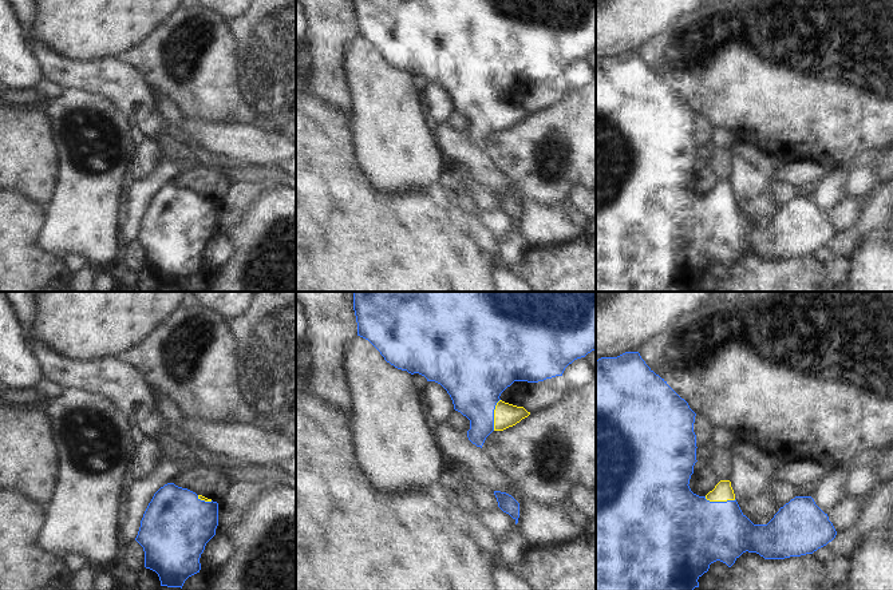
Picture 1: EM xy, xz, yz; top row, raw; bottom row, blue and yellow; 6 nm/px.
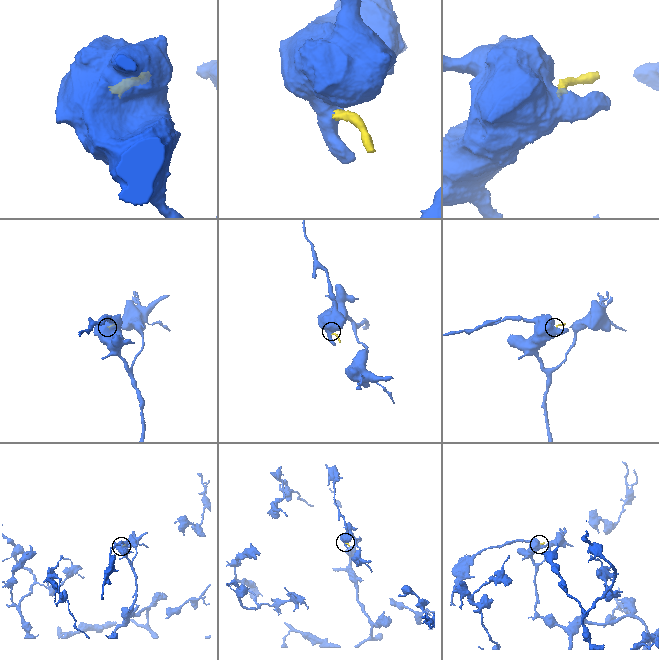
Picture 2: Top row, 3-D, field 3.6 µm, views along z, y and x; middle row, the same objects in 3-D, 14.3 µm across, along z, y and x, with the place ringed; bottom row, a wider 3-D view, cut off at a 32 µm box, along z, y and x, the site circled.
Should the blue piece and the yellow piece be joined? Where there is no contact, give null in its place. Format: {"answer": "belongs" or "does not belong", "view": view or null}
{"answer": "belongs", "view": "yz"}

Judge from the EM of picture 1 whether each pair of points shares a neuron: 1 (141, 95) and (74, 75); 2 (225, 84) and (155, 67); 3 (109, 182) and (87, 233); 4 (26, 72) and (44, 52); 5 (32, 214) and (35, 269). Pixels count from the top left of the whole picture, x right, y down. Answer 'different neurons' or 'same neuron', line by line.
1: same neuron
2: same neuron
3: same neuron
4: different neurons
5: same neuron

